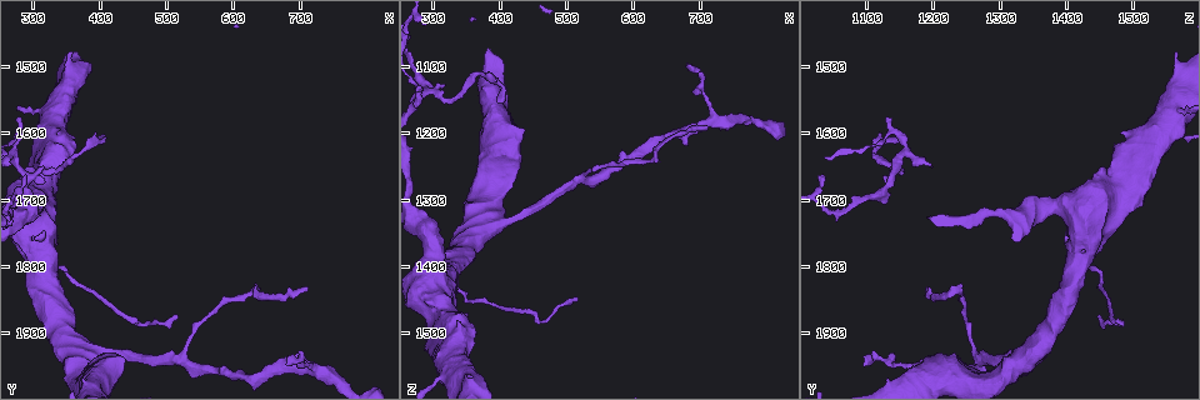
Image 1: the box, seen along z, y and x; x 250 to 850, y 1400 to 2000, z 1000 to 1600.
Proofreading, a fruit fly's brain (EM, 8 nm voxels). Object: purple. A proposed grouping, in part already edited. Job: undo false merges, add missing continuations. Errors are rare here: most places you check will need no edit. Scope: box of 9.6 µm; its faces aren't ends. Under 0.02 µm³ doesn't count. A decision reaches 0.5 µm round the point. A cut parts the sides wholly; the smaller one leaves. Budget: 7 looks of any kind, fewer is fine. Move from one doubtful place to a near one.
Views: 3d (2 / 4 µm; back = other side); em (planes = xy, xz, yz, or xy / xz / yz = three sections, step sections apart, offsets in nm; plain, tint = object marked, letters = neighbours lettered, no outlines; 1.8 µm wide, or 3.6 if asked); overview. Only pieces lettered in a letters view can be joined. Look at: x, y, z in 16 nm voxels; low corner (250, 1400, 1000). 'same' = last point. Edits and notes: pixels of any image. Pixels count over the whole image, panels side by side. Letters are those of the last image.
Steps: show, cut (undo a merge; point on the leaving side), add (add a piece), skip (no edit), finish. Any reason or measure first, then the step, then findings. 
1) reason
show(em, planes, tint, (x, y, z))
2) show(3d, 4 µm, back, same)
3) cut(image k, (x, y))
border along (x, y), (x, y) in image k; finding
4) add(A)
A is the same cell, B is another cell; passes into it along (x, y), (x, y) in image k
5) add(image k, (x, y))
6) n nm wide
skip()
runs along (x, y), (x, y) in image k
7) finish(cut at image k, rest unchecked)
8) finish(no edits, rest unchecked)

sudden change in width
show(em, xy, step 4, plain, (315, 1565, 1565))

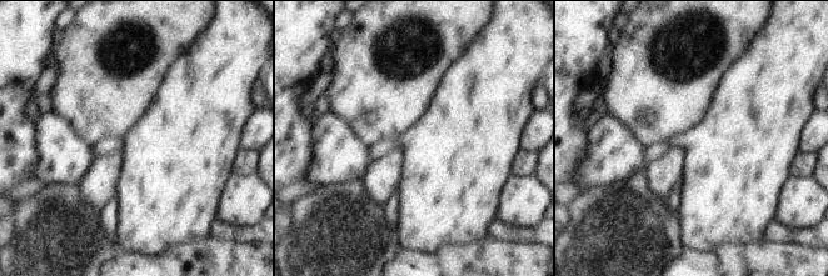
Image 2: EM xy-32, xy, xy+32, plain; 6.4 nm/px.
show(em, xy, step 4, letters, same)

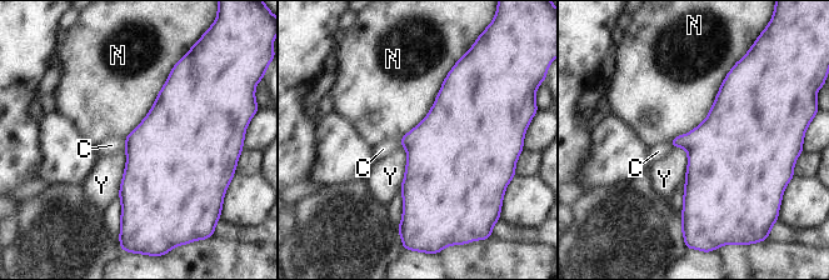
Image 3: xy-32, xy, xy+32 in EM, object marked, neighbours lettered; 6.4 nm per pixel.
skip()
C, N and Y are other cells; all the same neuron

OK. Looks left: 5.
free end
show(em, yz, step 8, letters, (315, 1665, 1130))

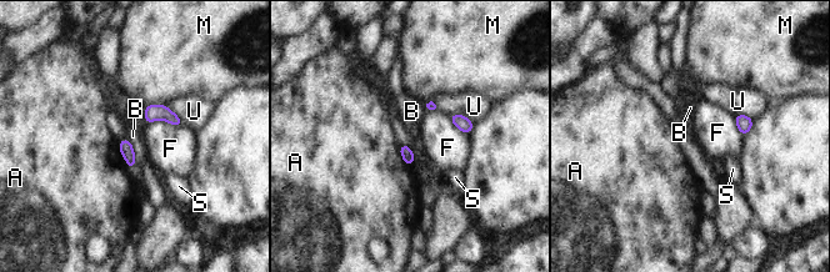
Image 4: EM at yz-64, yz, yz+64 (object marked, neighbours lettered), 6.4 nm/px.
cut it another way
show(em, planes, letters, same)

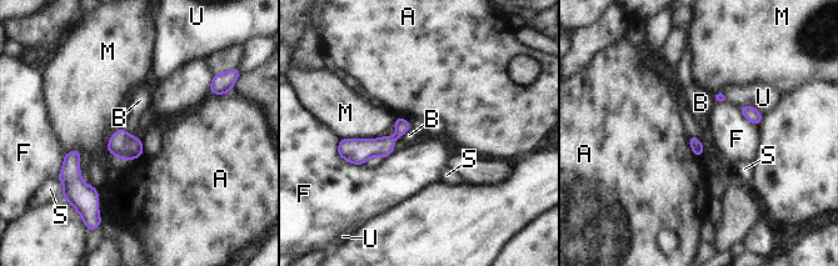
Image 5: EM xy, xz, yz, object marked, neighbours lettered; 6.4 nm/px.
skip()
A, B, F, M, S and U are other cells; runs along (407, 126), (383, 147), (349, 157) in image 5; no lettered piece goes on from it

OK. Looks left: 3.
a fork
show(em, planes, letters, (715, 1955, 1180))

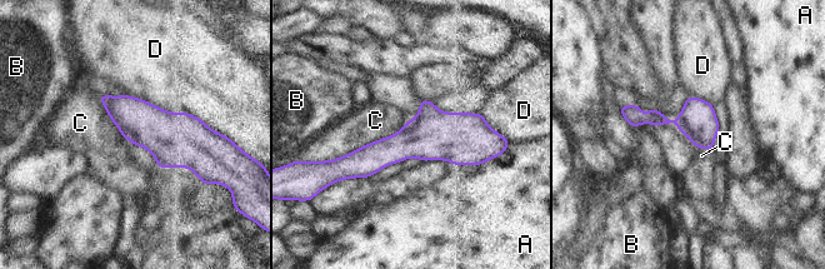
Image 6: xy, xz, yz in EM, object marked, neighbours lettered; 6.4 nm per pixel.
skip()
A, B, C and D are other cells; border along (408, 120), (395, 133), (330, 160) in image 6; all the same neuron

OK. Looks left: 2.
finish(no edits, rest unchecked)

